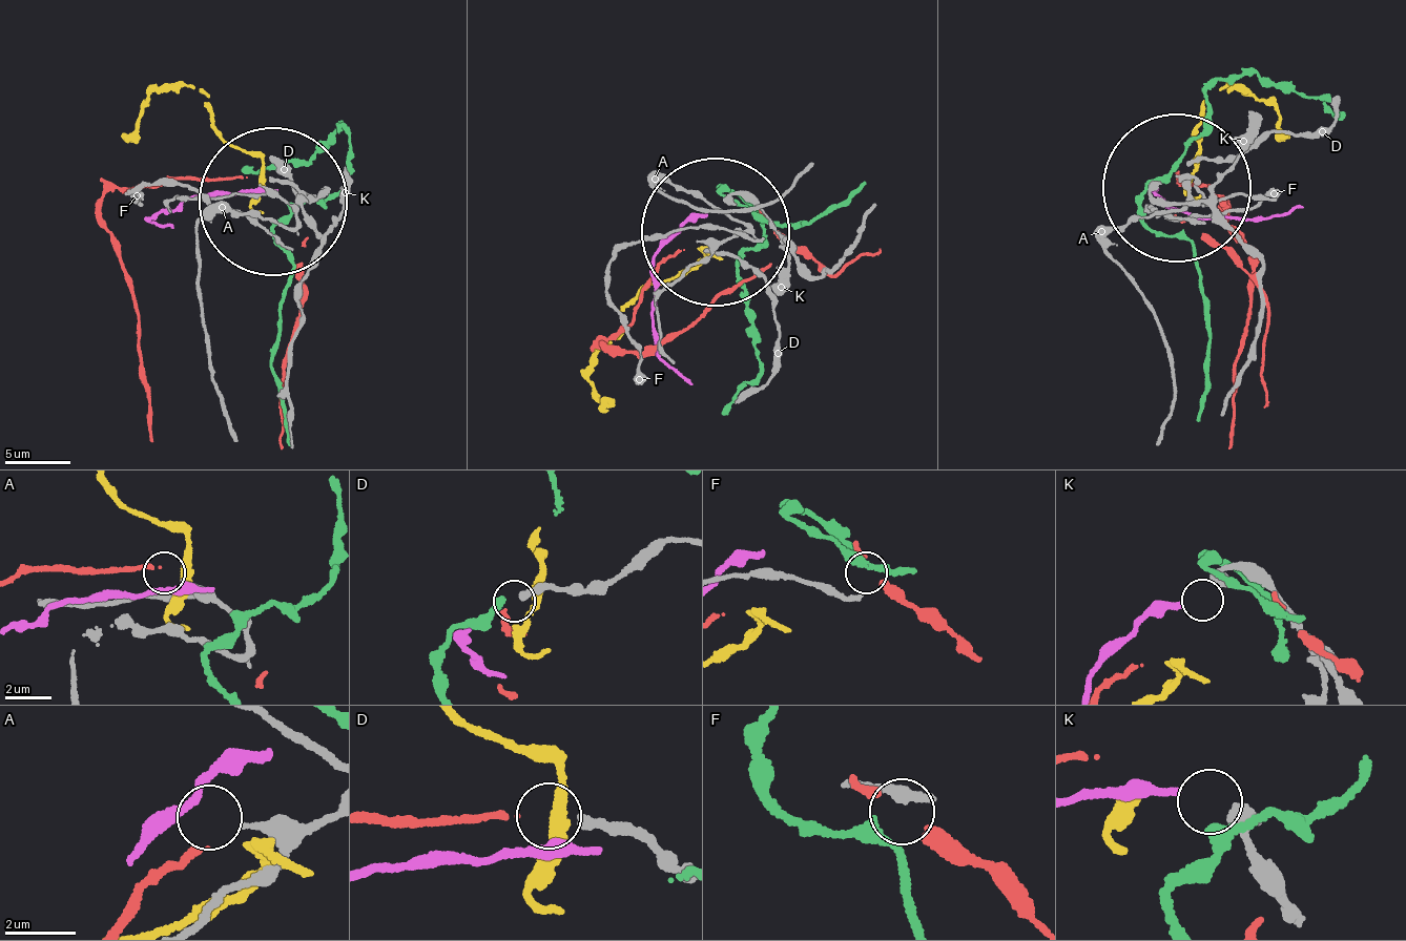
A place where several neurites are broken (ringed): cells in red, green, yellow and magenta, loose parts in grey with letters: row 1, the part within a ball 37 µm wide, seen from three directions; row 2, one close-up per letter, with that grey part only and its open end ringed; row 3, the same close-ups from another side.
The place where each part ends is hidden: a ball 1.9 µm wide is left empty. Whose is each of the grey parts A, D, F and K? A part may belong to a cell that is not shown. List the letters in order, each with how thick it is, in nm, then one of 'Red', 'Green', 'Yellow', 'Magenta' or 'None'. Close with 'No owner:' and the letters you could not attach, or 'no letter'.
A: Thickness 260 nm. None
D: Thickness 280 nm. Red
F: Thickness 200 nm. Green
K: Thickness 500 nm. Magenta
No owner: A

